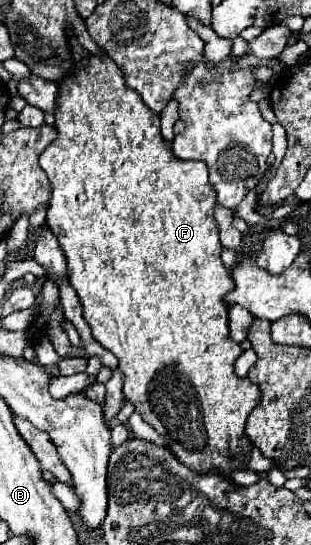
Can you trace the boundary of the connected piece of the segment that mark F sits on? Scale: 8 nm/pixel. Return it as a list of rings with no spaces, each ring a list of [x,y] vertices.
[[[71,36],[69,40],[71,40],[73,60],[75,60],[75,64],[77,64],[77,72],[75,72],[71,78],[63,80],[63,82],[59,84],[59,98],[57,98],[57,106],[59,106],[59,108],[57,108],[57,112],[55,112],[55,128],[57,128],[59,136],[57,136],[57,140],[53,140],[53,144],[49,144],[49,146],[45,148],[45,152],[39,156],[39,166],[41,166],[43,172],[49,176],[49,182],[51,182],[51,188],[53,188],[51,206],[49,206],[49,210],[47,210],[47,226],[49,226],[49,230],[57,236],[59,246],[61,246],[63,252],[65,252],[67,268],[69,268],[69,282],[71,282],[71,286],[75,288],[75,292],[77,292],[77,296],[79,296],[79,300],[81,300],[81,304],[83,304],[83,316],[85,316],[87,324],[91,326],[93,338],[95,338],[103,348],[107,348],[109,352],[113,352],[113,354],[117,356],[117,360],[119,360],[119,370],[121,370],[121,374],[123,374],[123,394],[125,394],[125,398],[135,406],[135,412],[139,412],[141,418],[143,418],[147,424],[151,424],[151,426],[167,440],[167,446],[171,448],[171,452],[175,454],[175,458],[177,458],[181,464],[185,464],[189,470],[193,470],[193,472],[197,472],[197,474],[217,472],[217,474],[225,476],[227,480],[231,480],[231,474],[233,474],[235,470],[247,470],[247,458],[249,458],[253,446],[251,446],[251,440],[245,436],[245,422],[247,422],[249,414],[253,412],[253,408],[259,404],[259,400],[261,400],[261,394],[259,394],[259,392],[261,392],[261,390],[259,390],[259,386],[253,384],[249,378],[239,378],[239,376],[235,376],[235,372],[233,372],[235,360],[243,354],[243,350],[241,350],[241,346],[239,346],[237,342],[233,342],[233,340],[229,338],[229,306],[225,304],[225,296],[235,288],[235,284],[233,284],[231,274],[227,272],[227,268],[225,268],[223,262],[221,262],[219,228],[217,228],[217,224],[215,224],[215,220],[213,220],[213,210],[215,210],[215,206],[217,206],[217,200],[215,200],[213,186],[211,186],[209,180],[207,180],[207,166],[205,166],[205,162],[185,162],[185,160],[177,160],[177,158],[171,154],[171,150],[167,148],[169,144],[163,140],[163,136],[161,136],[161,132],[159,132],[159,116],[157,116],[155,112],[151,112],[151,108],[141,100],[141,96],[139,96],[135,90],[131,90],[131,88],[125,86],[123,74],[121,74],[121,70],[117,68],[117,64],[115,64],[111,58],[95,56],[95,54],[91,54],[91,52],[79,48],[73,36]]]

